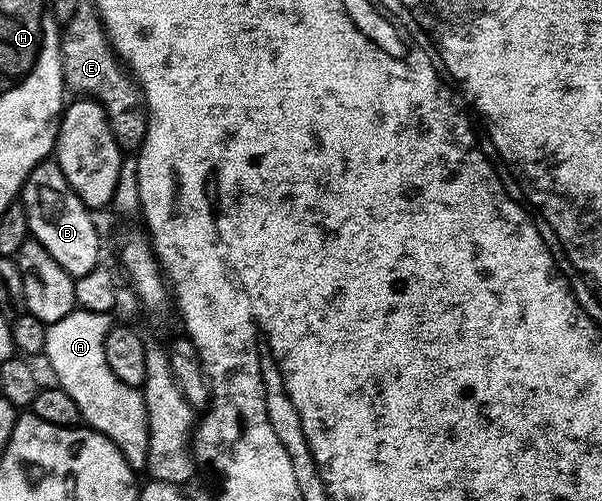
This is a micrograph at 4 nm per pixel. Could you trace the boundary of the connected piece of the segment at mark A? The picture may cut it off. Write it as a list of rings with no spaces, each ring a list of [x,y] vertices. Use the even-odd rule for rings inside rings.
[[[74,308],[67,316],[63,316],[63,320],[48,323],[45,328],[43,358],[44,361],[49,361],[49,366],[53,369],[54,376],[57,377],[54,378],[56,385],[60,386],[63,392],[67,392],[67,396],[71,396],[75,404],[79,404],[79,412],[84,425],[90,430],[97,430],[103,436],[107,436],[107,440],[111,440],[115,448],[119,448],[123,460],[127,460],[129,467],[134,472],[141,472],[144,471],[147,460],[147,408],[140,389],[123,384],[123,380],[119,380],[119,376],[115,376],[115,372],[111,372],[110,366],[107,365],[103,344],[107,332],[115,324],[113,317],[112,313],[100,314]]]

